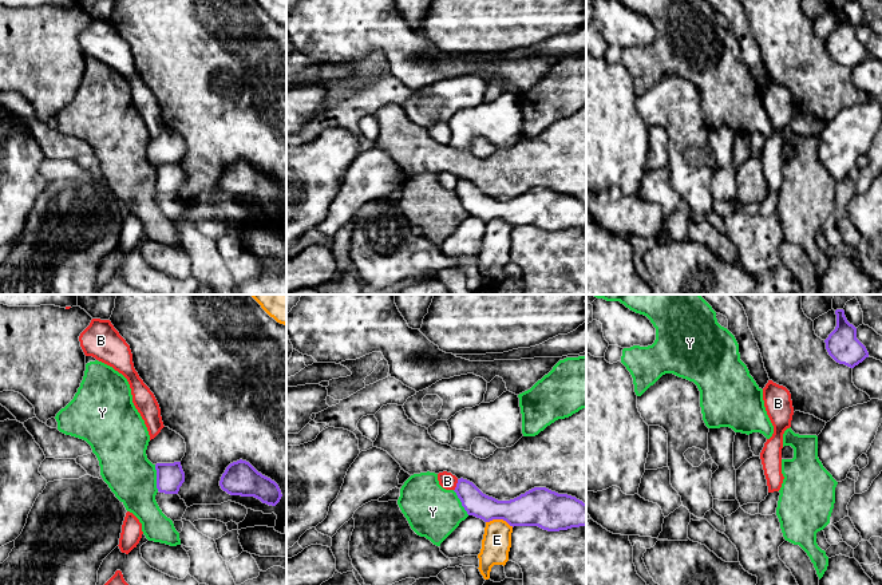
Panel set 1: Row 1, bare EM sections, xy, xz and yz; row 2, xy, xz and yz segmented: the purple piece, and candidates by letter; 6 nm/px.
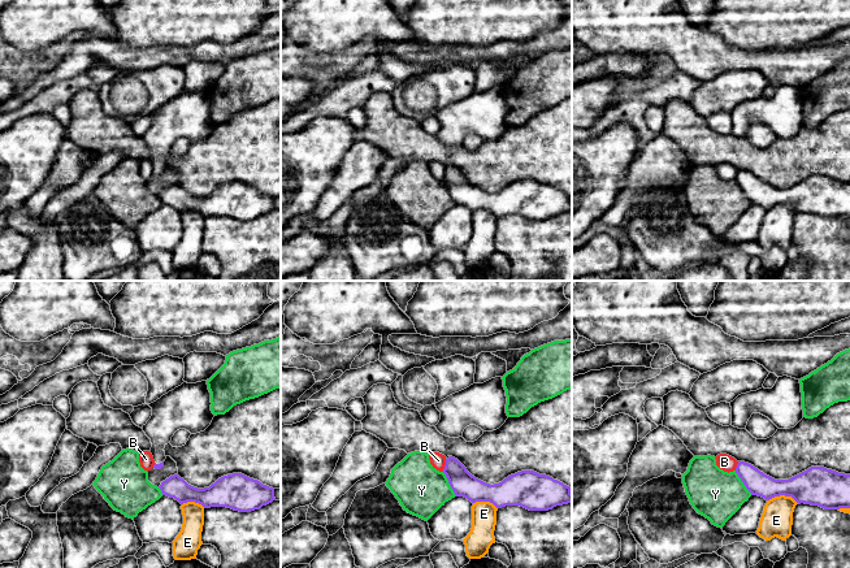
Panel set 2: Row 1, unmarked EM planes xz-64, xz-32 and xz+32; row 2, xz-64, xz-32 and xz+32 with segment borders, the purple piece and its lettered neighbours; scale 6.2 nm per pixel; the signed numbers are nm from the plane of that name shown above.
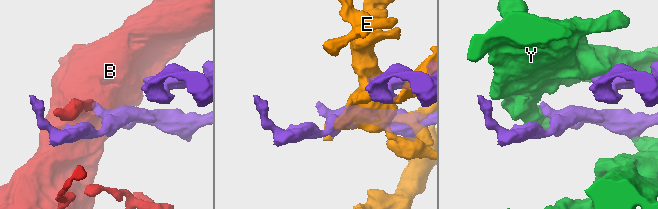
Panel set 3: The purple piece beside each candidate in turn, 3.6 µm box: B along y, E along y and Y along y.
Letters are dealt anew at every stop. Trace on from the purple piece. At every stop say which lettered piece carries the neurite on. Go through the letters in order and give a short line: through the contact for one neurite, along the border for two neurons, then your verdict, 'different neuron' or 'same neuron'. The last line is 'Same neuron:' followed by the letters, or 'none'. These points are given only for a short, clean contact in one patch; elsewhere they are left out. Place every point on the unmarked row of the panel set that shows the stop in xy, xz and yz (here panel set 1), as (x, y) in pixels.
B: xz (458, 180), (454, 190) | different neuron
E: different neuron
Y: different neuron
Same neuron: none

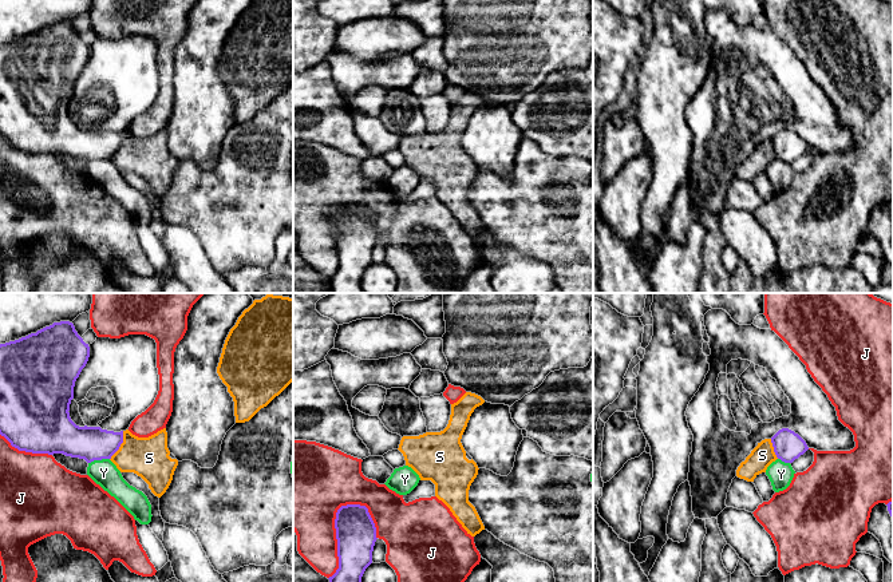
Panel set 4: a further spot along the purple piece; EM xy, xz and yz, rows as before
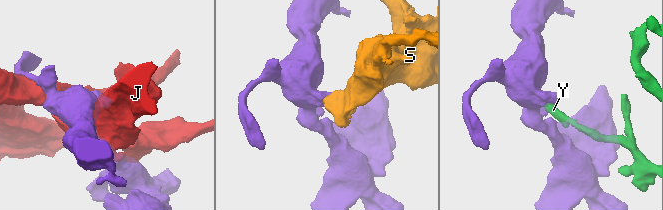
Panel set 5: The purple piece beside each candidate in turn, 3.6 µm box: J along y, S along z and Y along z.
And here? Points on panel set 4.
J: different neuron
S: xy (123, 131), (123, 142), (110, 159) | different neuron
Y: xy (109, 158), (89, 163) | different neuron
Same neuron: none

